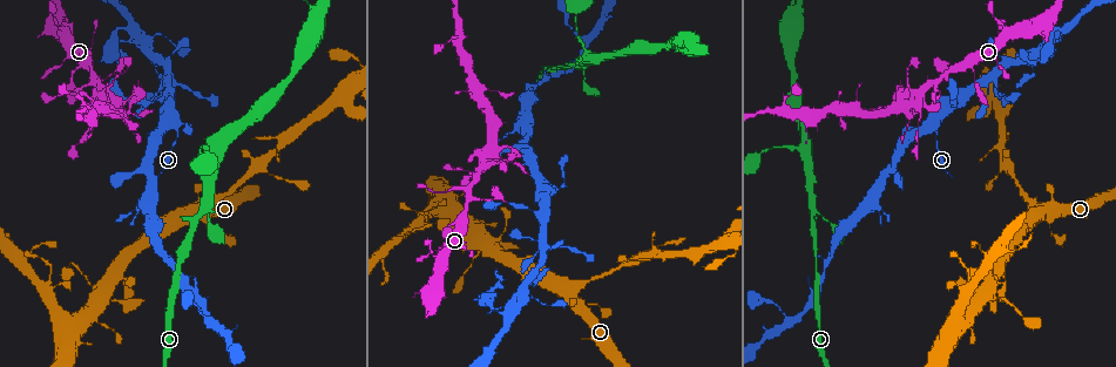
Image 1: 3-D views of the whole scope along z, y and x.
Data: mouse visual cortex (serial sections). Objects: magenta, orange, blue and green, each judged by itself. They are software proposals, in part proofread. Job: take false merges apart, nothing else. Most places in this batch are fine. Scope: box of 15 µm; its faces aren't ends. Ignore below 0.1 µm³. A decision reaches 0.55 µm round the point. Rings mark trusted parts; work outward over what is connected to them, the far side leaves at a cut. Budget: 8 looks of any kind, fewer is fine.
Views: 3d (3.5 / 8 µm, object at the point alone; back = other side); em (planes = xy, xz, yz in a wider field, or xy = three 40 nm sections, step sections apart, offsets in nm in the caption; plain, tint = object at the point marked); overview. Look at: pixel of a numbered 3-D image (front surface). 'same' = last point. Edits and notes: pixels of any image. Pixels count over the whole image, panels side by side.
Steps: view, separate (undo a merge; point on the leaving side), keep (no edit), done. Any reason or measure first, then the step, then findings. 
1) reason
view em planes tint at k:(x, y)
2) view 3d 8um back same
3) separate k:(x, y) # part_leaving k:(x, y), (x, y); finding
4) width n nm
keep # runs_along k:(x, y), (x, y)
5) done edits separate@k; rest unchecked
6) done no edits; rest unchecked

sharp bend
view 3d 8um at 1:(499, 162)

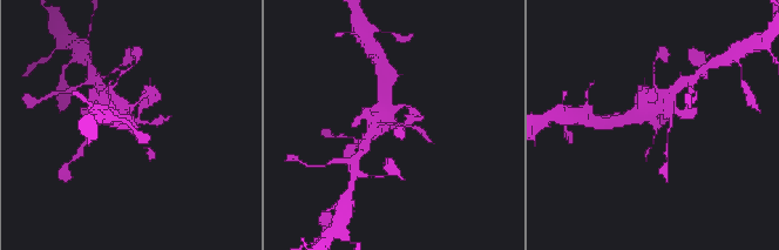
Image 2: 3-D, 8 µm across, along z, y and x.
shape alone is not enough
view em xy step 3 tint at 2:(660, 123)

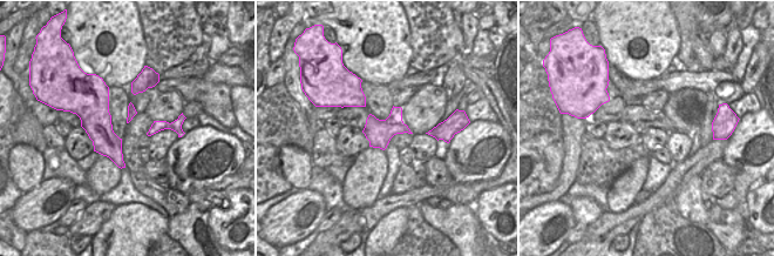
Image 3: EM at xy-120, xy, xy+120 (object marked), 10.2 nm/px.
keep # runs_along 3:(103, 87), (101, 134), (121, 164); continuous, no second cell

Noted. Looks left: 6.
branch point
view 3d 3.5um at 1:(204, 212)

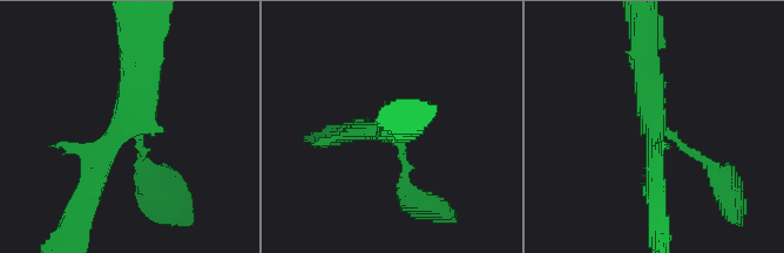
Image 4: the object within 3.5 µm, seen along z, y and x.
arms 3; arm_widths 100, 250, 400 nm
view em xy step 1 tint at 4:(126, 129)

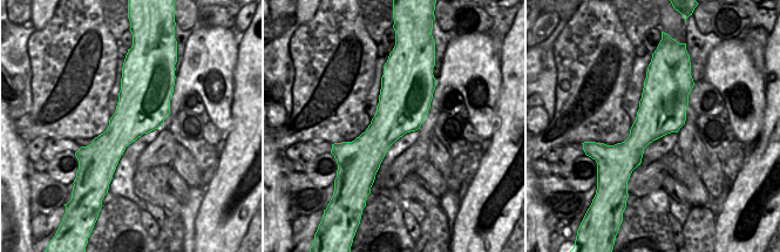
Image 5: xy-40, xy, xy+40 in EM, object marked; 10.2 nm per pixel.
keep # one cell here

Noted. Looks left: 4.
view 3d 3.5um at 1:(991, 298)

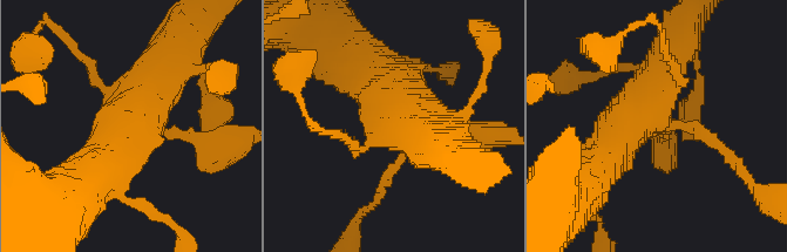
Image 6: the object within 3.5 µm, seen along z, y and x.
need the tissue
view em xy step 1 tint at 6:(657, 125)

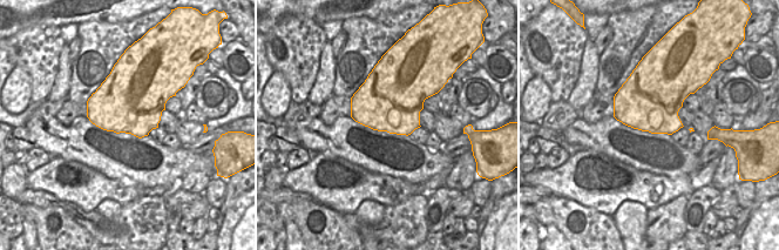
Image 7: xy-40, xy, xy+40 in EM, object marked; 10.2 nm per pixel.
keep # runs_along 6:(178, 43), (135, 127), (102, 162); all the same cell

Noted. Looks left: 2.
done no edits; rest unchecked

